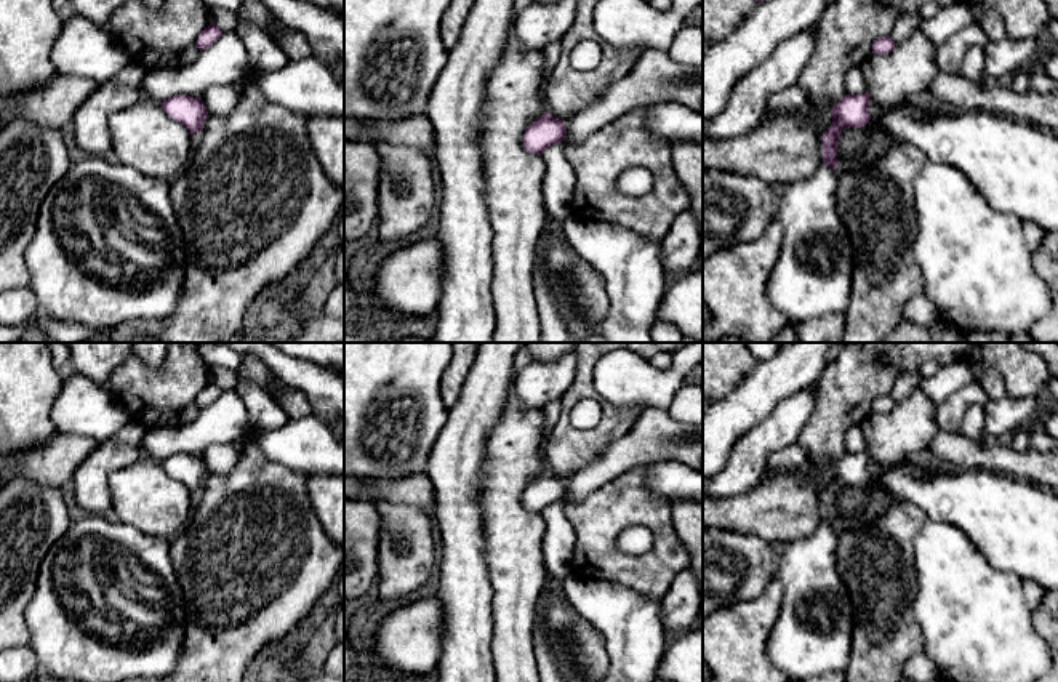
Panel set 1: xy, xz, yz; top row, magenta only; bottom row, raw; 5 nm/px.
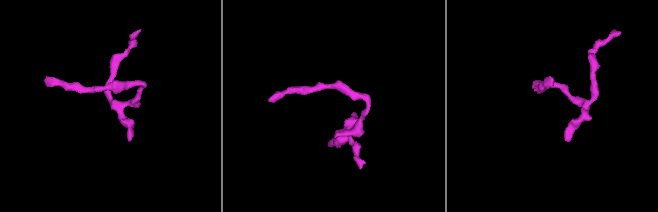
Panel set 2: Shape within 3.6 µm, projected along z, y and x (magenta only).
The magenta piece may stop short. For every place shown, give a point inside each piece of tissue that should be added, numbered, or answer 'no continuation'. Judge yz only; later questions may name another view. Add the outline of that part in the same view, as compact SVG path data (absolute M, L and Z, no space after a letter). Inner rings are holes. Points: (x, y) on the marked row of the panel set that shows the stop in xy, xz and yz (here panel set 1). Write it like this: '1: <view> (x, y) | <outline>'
1: yz (812, 277) | M820 166L808 179L786 184L776 195L775 218L783 224L783 245L771 269L767 295L792 323L831 312L845 314L852 298L853 248L850 234L837 211L837 173Z

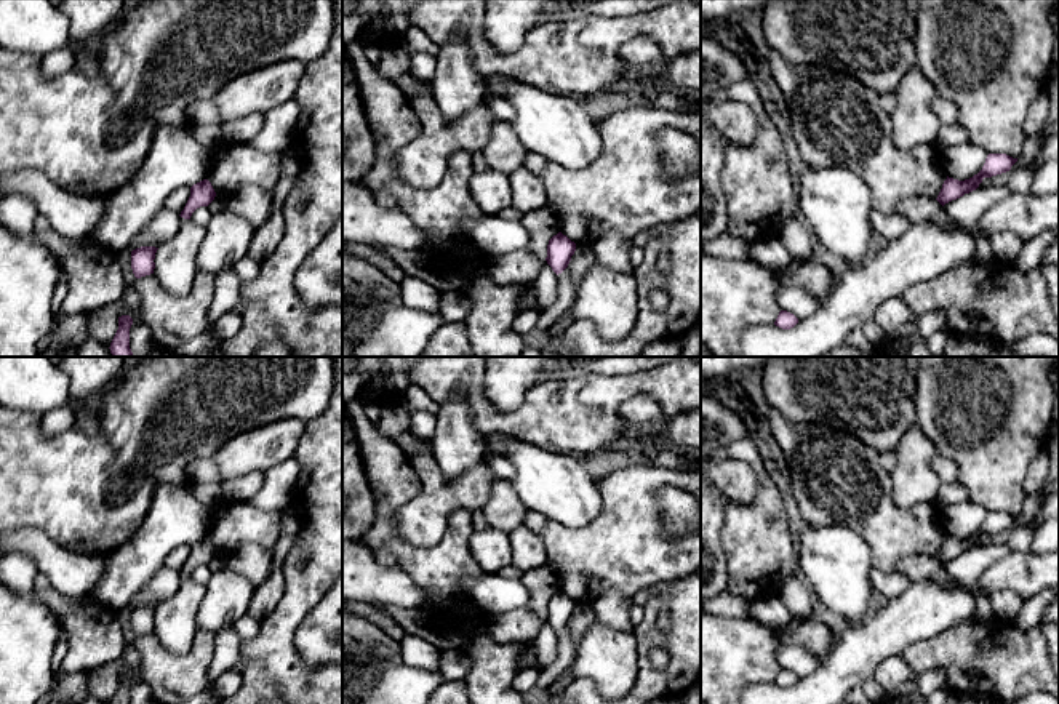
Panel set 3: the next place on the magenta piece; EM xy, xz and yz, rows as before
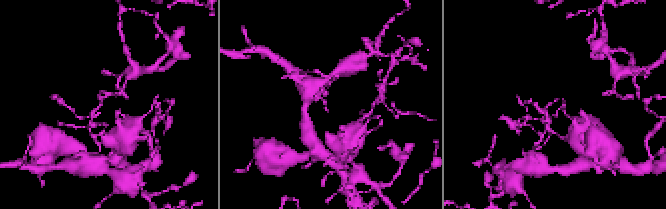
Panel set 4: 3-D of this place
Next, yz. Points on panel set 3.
no continuation

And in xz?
no continuation

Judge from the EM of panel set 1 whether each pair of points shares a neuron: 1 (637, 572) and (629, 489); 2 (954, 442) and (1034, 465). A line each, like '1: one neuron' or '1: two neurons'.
1: one neuron
2: one neuron

